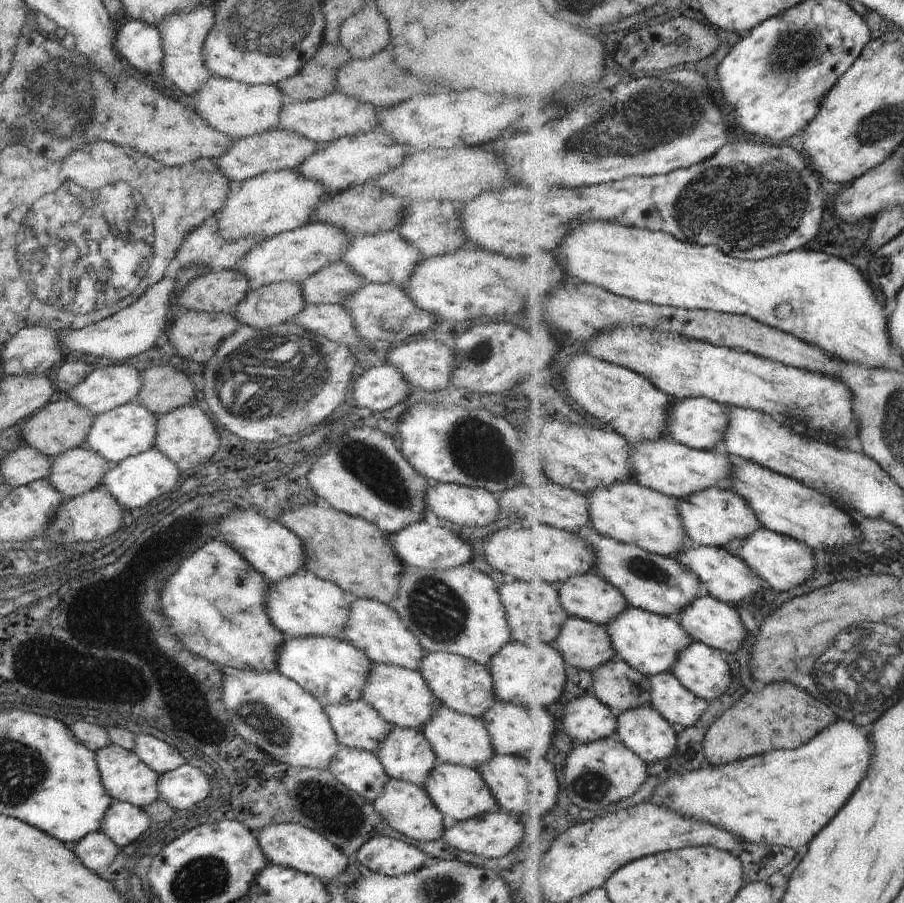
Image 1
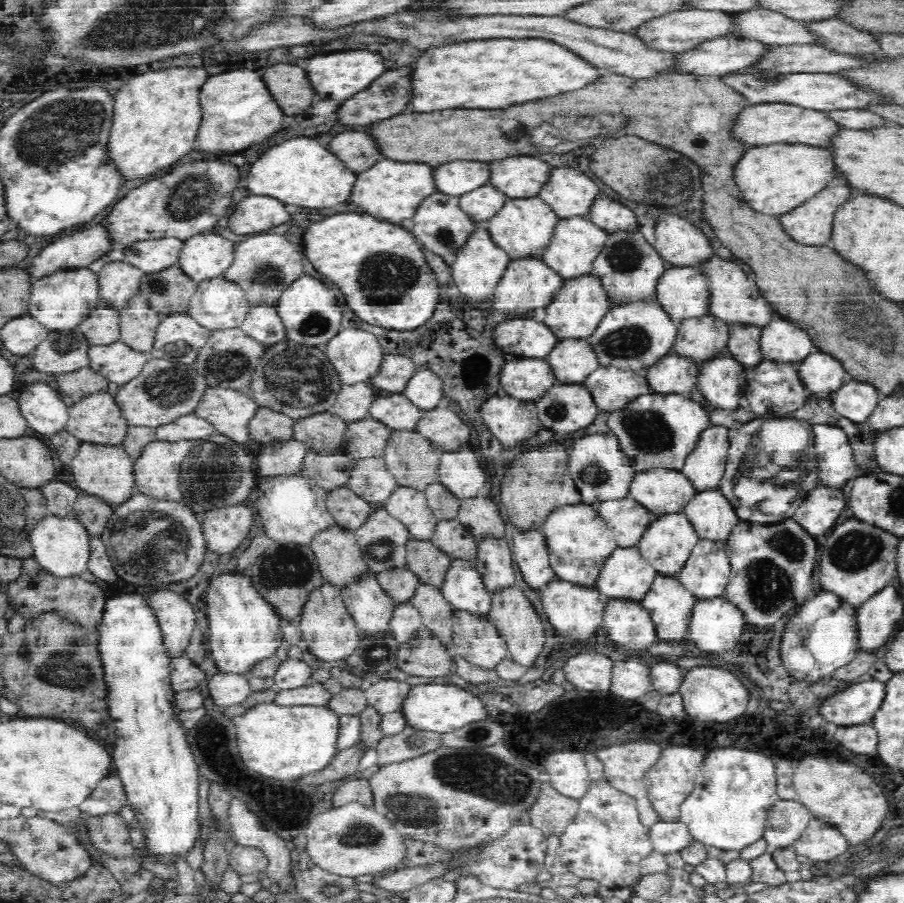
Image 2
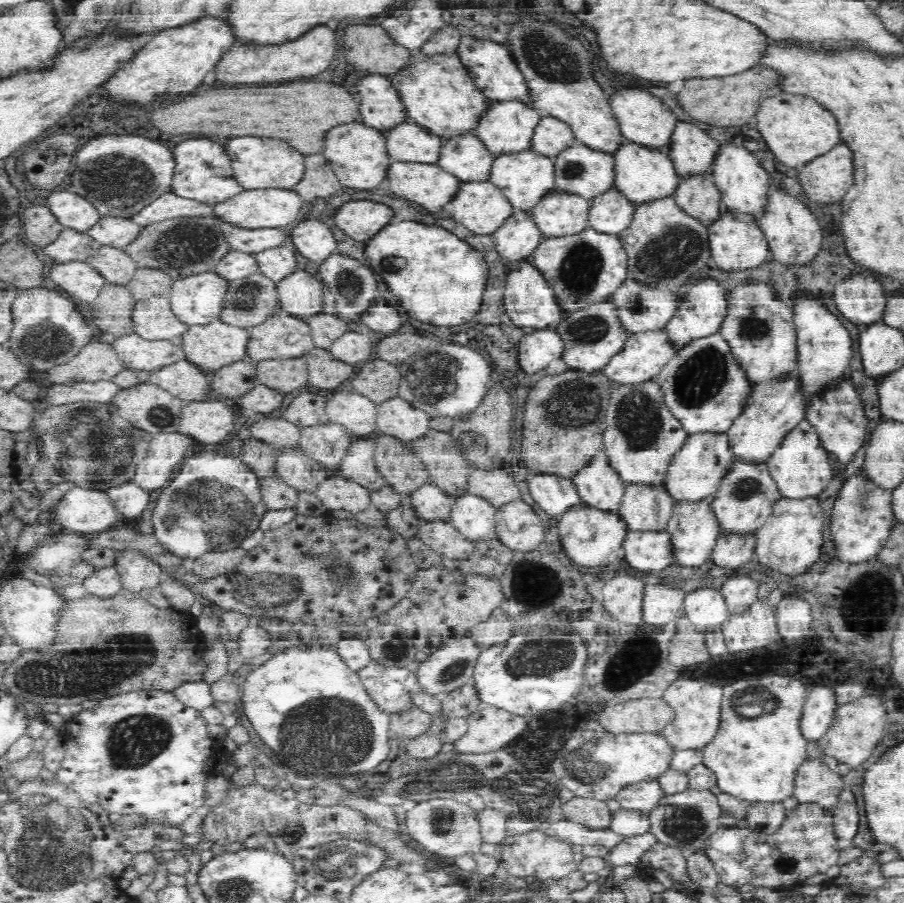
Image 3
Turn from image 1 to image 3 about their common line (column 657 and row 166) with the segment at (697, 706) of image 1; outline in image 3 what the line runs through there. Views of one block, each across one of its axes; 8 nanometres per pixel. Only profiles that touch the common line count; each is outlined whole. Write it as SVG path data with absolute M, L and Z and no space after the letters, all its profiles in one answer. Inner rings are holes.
M677 120L666 144L666 150L677 168L678 176L690 171L709 172L711 160L718 147L719 143L705 130L686 120Z

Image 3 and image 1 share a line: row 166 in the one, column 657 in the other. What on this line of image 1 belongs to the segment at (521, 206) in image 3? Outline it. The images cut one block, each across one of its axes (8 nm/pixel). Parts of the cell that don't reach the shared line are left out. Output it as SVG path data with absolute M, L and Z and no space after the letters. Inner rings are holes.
M638 480L616 483L586 496L591 502L592 526L603 535L667 557L686 551L688 540L694 544L685 527L681 500L651 489Z

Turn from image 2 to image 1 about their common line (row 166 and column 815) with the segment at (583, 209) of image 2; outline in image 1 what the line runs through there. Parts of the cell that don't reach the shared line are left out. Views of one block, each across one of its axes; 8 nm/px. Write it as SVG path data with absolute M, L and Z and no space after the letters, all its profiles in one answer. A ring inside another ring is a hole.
M764 524L748 539L742 549L744 560L778 592L790 592L804 586L816 574L816 554L808 543L770 530Z

